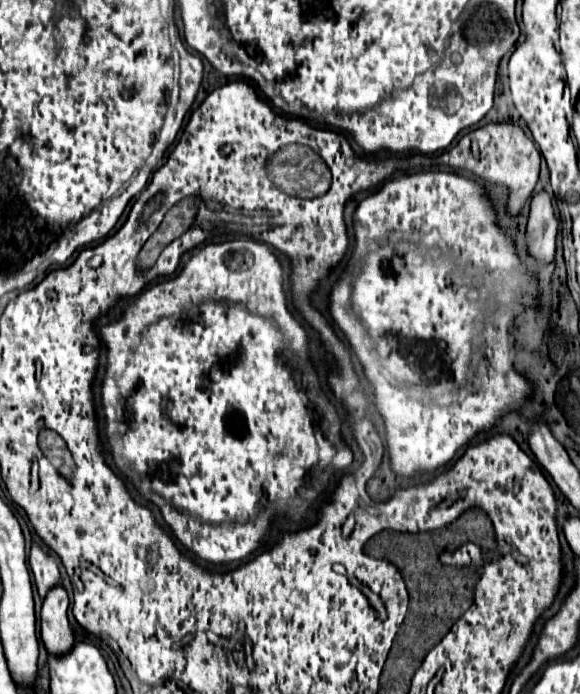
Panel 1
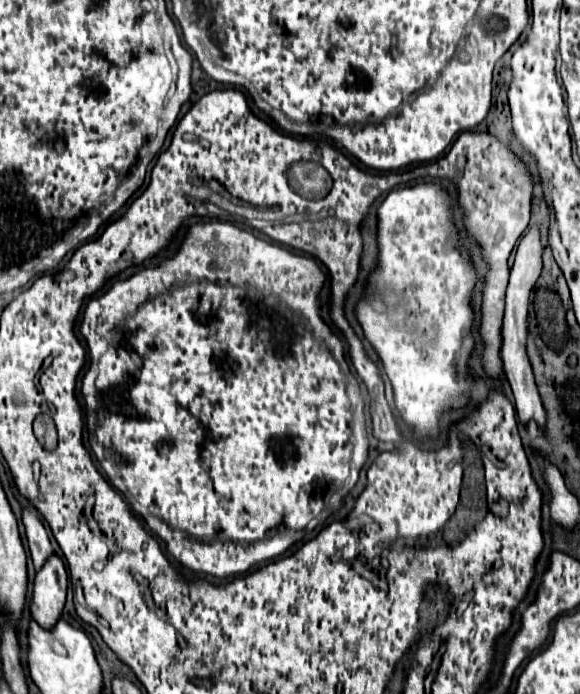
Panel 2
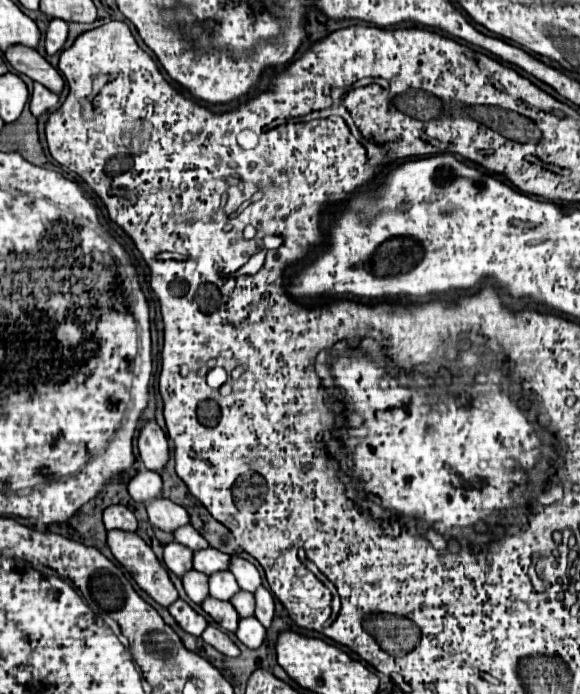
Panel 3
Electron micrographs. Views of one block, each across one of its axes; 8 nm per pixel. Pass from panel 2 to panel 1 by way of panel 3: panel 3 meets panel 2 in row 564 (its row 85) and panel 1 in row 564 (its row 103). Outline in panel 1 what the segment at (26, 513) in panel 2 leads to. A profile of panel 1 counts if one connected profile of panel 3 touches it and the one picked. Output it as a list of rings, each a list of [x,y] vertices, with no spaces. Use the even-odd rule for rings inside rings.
[[[32,544],[32,550],[30,550],[30,570],[34,574],[34,582],[36,582],[36,588],[38,588],[38,594],[44,598],[46,592],[58,584],[60,580],[60,572],[58,572],[58,562],[56,558],[46,550],[42,548],[40,544]]]

